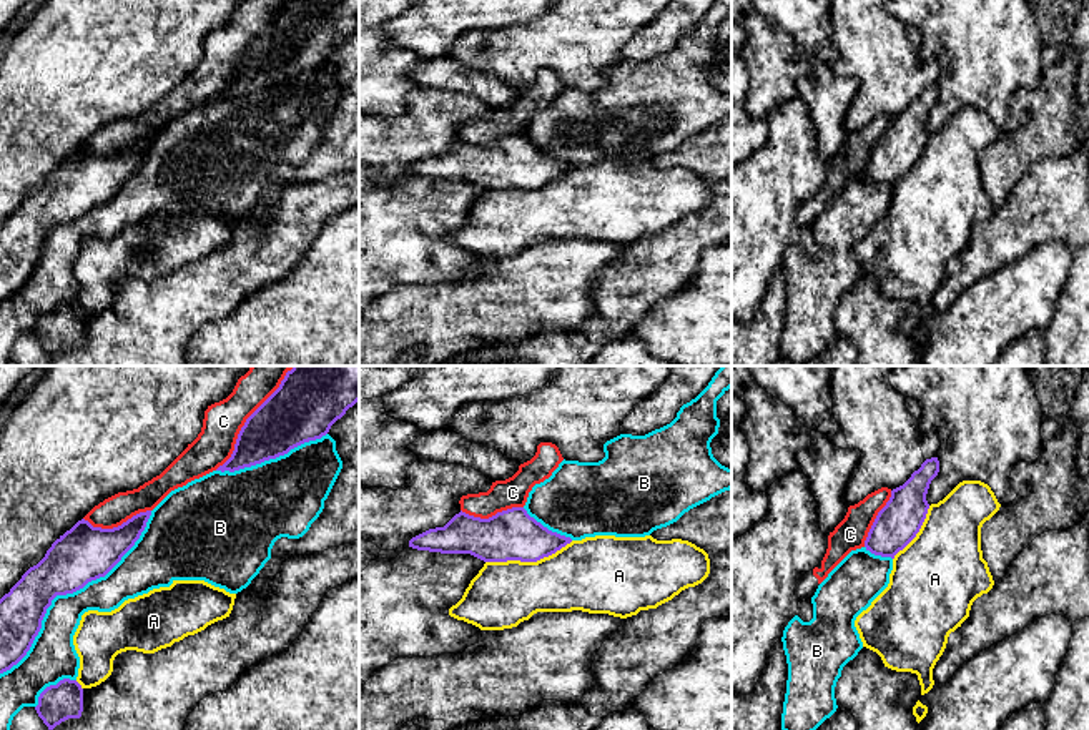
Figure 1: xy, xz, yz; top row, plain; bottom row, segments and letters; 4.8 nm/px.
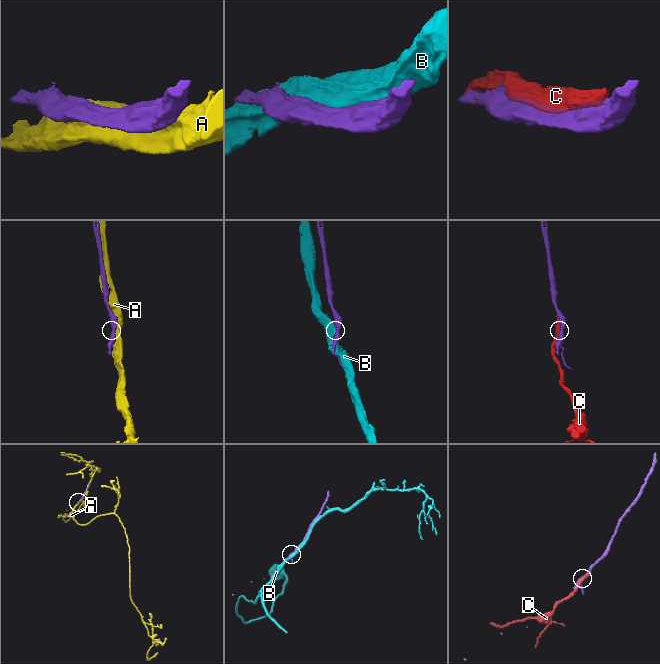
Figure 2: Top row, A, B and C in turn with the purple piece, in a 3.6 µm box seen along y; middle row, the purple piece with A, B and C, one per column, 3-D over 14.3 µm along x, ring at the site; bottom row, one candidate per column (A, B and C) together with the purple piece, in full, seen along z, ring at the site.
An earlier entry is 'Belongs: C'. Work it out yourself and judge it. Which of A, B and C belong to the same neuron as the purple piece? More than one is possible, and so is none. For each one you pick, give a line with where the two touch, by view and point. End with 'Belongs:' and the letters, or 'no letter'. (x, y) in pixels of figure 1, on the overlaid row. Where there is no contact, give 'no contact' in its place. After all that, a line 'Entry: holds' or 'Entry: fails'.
Belongs: no letter
Entry: fails

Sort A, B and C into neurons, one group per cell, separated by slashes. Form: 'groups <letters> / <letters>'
groups A / B / C

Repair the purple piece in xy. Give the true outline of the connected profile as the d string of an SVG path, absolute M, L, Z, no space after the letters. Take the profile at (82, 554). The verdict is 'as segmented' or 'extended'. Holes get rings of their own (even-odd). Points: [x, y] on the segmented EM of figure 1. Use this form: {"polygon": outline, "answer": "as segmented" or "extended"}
{"polygon": "M151 511L140 512L113 529L93 527L81 519L52 544L37 565L22 575L10 592L0 599L0 673L10 670L27 655L52 600L105 577L140 539L150 515Z", "answer": "as segmented"}

